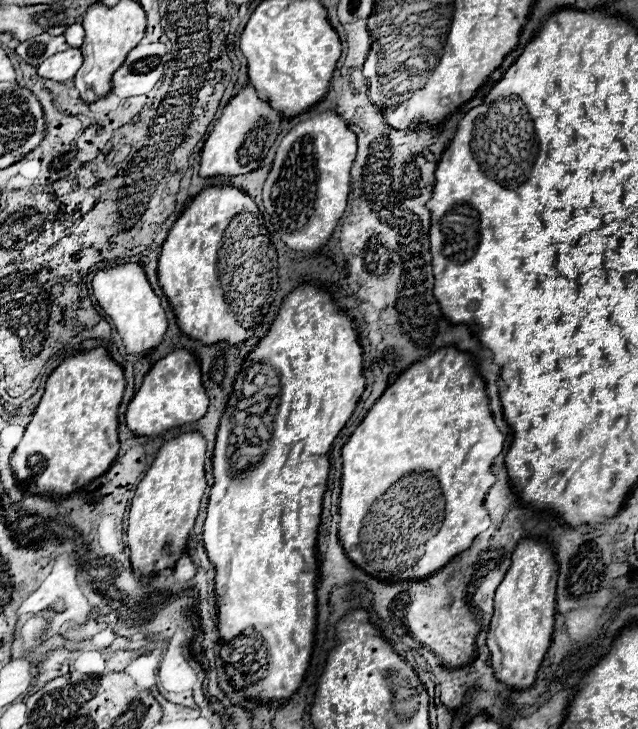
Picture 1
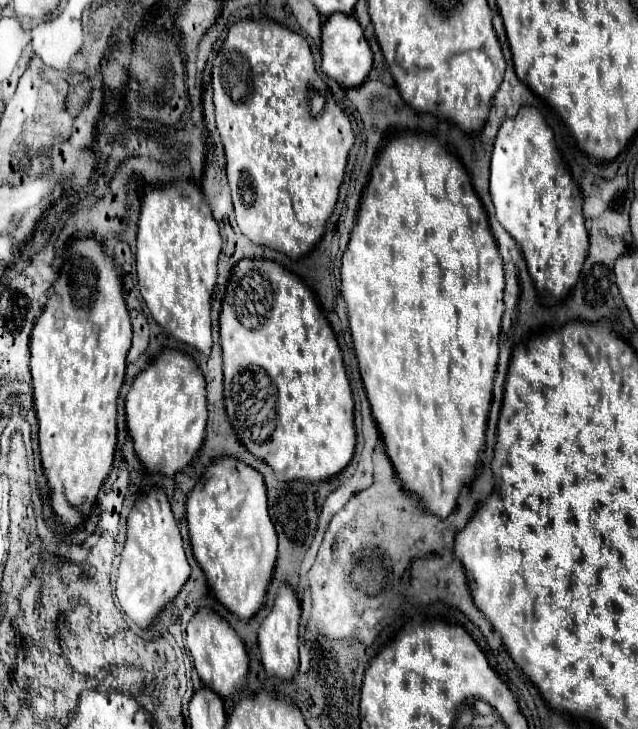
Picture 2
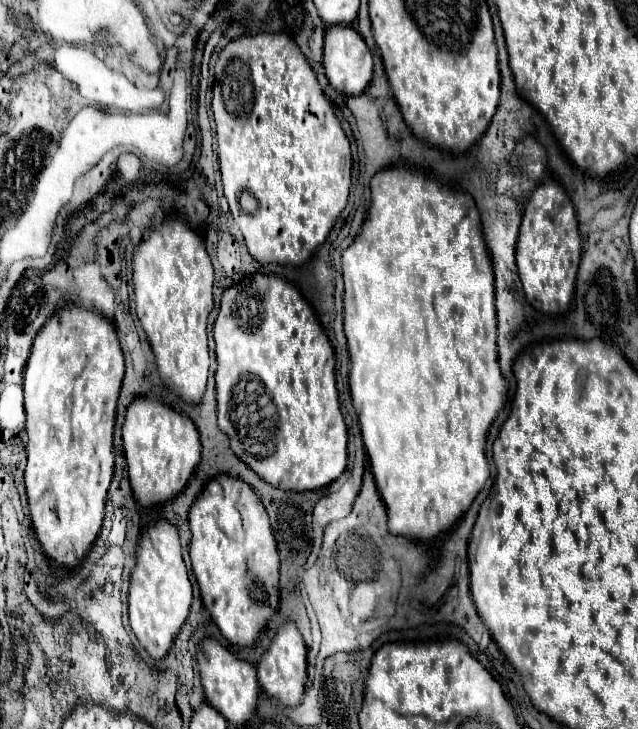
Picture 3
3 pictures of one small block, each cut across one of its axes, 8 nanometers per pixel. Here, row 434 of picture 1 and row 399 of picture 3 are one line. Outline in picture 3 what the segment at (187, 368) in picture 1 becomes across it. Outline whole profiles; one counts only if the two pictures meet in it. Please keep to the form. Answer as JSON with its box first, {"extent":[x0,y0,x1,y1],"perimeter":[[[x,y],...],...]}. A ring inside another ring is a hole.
{"extent":[122,398,200,508],"perimeter":[[[136,398],[128,406],[122,438],[130,488],[144,508],[164,504],[178,496],[200,462],[200,436],[194,422],[174,412],[158,398]]]}

